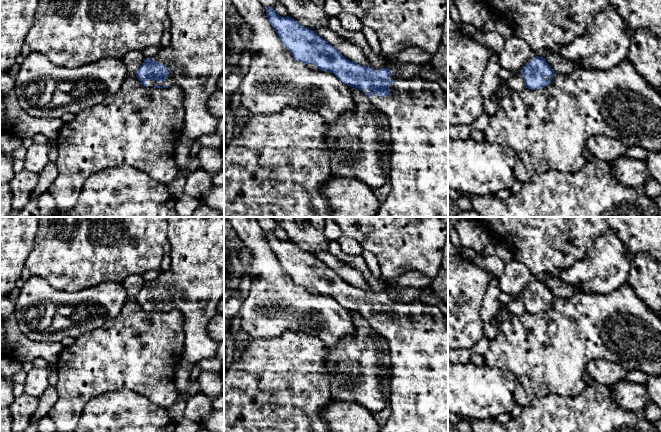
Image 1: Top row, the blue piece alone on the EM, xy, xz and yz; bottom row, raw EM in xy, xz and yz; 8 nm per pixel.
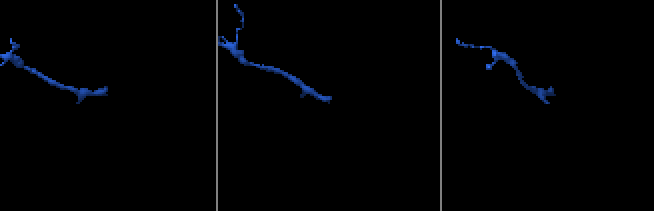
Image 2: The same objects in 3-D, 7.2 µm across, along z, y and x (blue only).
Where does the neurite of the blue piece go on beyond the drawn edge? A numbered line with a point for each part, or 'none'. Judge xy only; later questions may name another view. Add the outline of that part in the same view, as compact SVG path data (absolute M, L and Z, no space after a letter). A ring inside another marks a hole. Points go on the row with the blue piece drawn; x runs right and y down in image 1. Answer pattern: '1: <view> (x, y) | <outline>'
1: xy (195, 57) | M167 0L167 16L171 22L171 43L152 57L153 61L163 63L168 69L165 81L147 80L148 88L178 86L182 89L185 111L184 135L192 140L203 135L217 134L219 118L213 116L208 108L208 99L217 89L218 78L224 74L224 0Z

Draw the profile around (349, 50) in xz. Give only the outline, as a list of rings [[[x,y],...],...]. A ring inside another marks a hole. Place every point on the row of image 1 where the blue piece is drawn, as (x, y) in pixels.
[[[329,27],[314,30],[320,37],[336,48],[345,58],[359,65],[371,67],[367,55],[353,42],[350,42],[333,32]]]

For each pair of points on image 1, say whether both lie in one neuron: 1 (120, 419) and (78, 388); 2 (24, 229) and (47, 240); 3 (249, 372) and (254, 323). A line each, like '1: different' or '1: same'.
1: different
2: different
3: different

